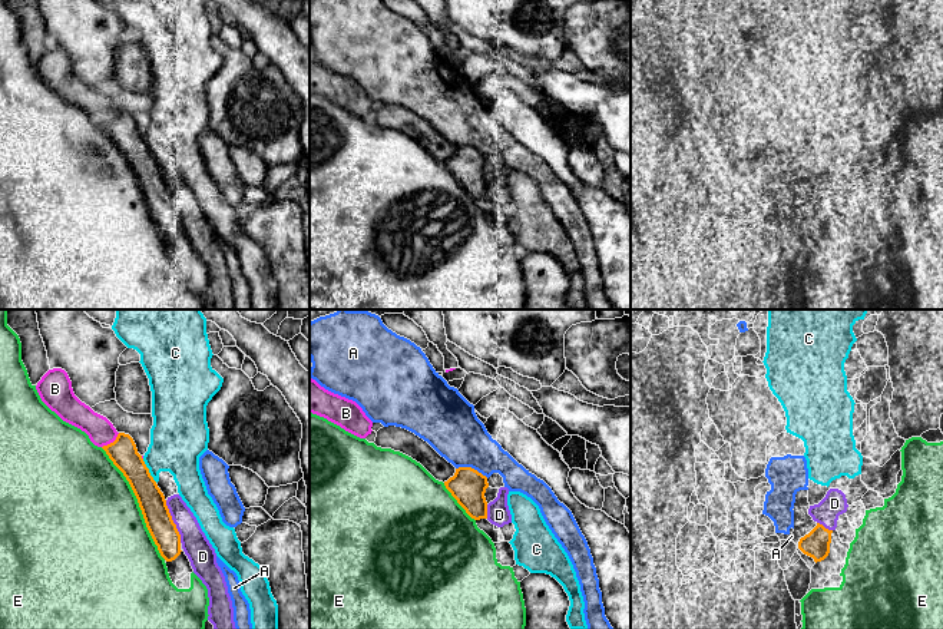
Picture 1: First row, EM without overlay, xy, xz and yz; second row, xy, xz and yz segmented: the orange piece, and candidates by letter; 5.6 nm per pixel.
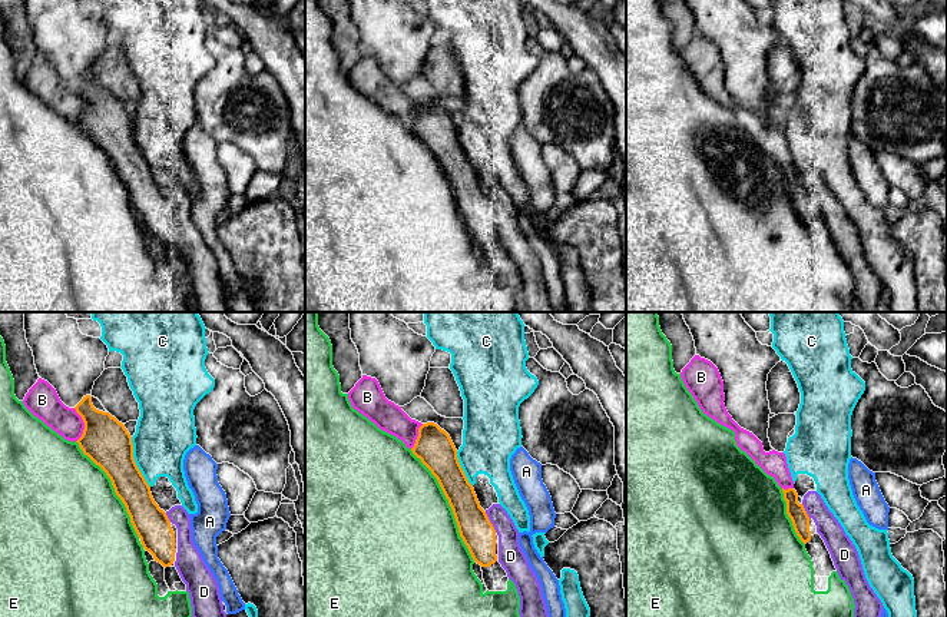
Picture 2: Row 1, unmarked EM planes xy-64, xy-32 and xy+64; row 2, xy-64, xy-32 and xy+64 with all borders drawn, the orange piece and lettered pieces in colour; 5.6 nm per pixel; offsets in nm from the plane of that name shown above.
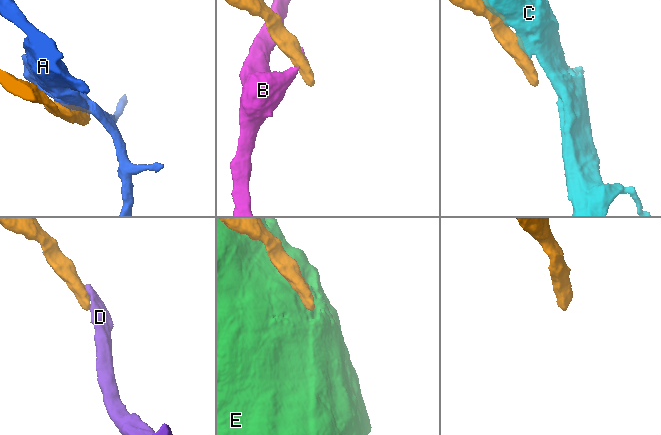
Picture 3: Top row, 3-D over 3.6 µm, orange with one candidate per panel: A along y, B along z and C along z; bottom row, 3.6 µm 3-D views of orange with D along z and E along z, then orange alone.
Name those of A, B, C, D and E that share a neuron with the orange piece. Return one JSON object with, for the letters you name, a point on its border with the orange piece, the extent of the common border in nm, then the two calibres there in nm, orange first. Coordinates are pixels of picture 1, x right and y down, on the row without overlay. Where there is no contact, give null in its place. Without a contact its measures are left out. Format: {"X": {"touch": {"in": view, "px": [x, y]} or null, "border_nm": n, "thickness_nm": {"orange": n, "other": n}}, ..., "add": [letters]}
{"D": {"touch": {"in": "xy", "px": [172, 201]}, "border_nm": 260, "thickness_nm": {"orange": 150, "other": 150}}, "add": ["D"]}

